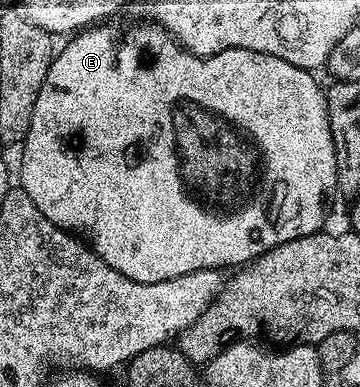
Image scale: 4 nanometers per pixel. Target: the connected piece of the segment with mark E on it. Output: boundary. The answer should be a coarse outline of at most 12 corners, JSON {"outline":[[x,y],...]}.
{"outline":[[160,25],[69,39],[22,182],[116,272],[319,233],[326,92]]}

